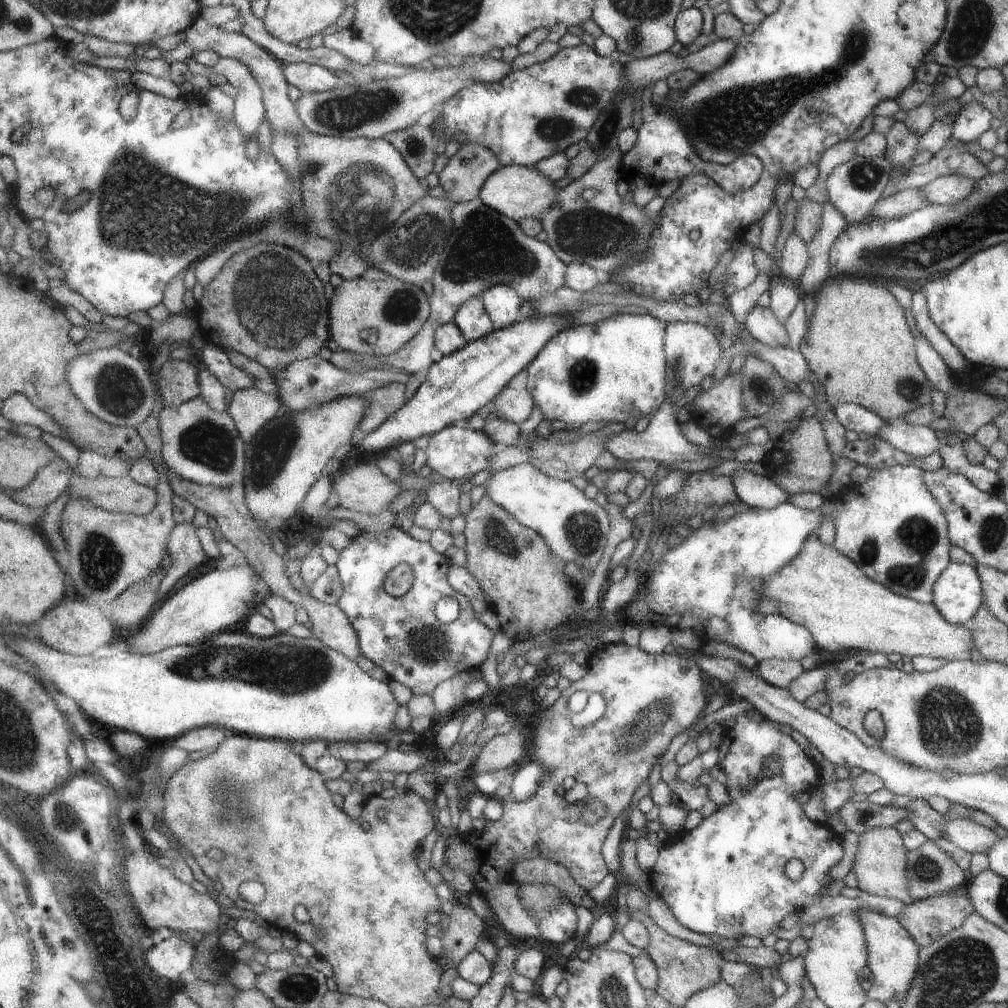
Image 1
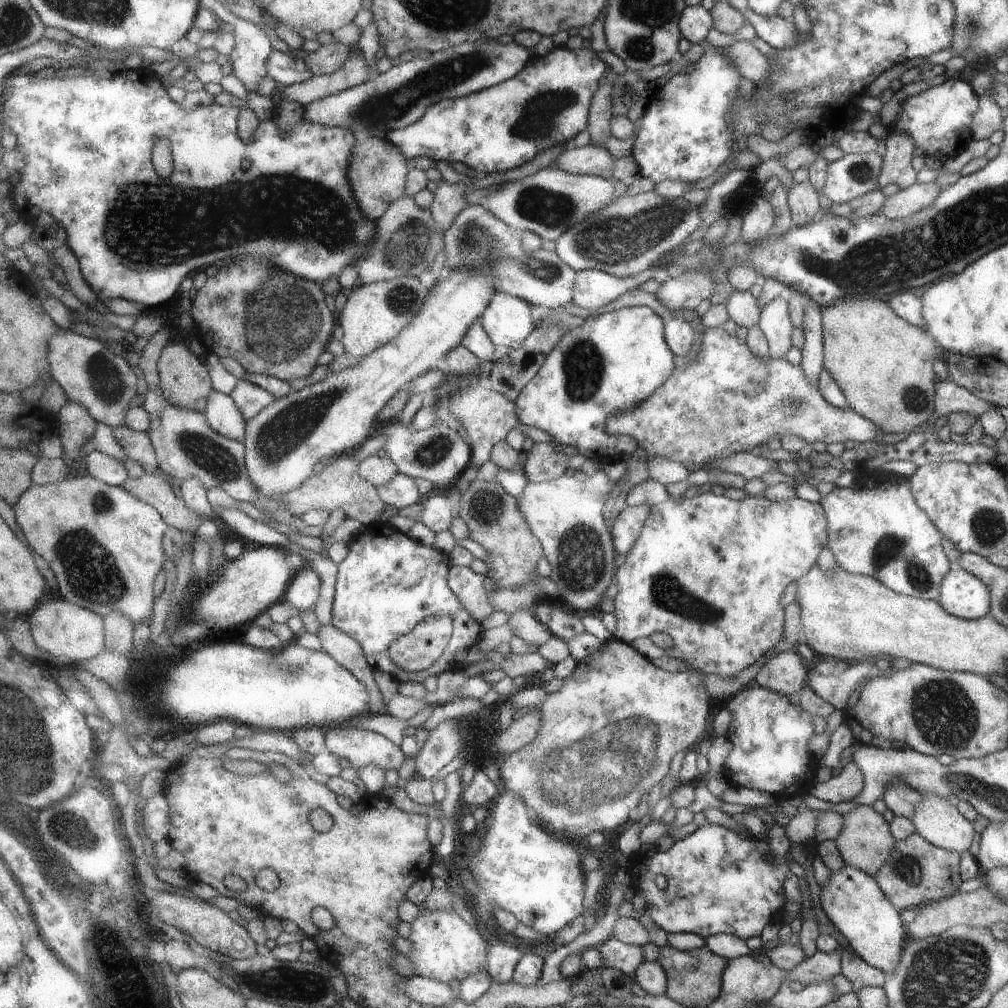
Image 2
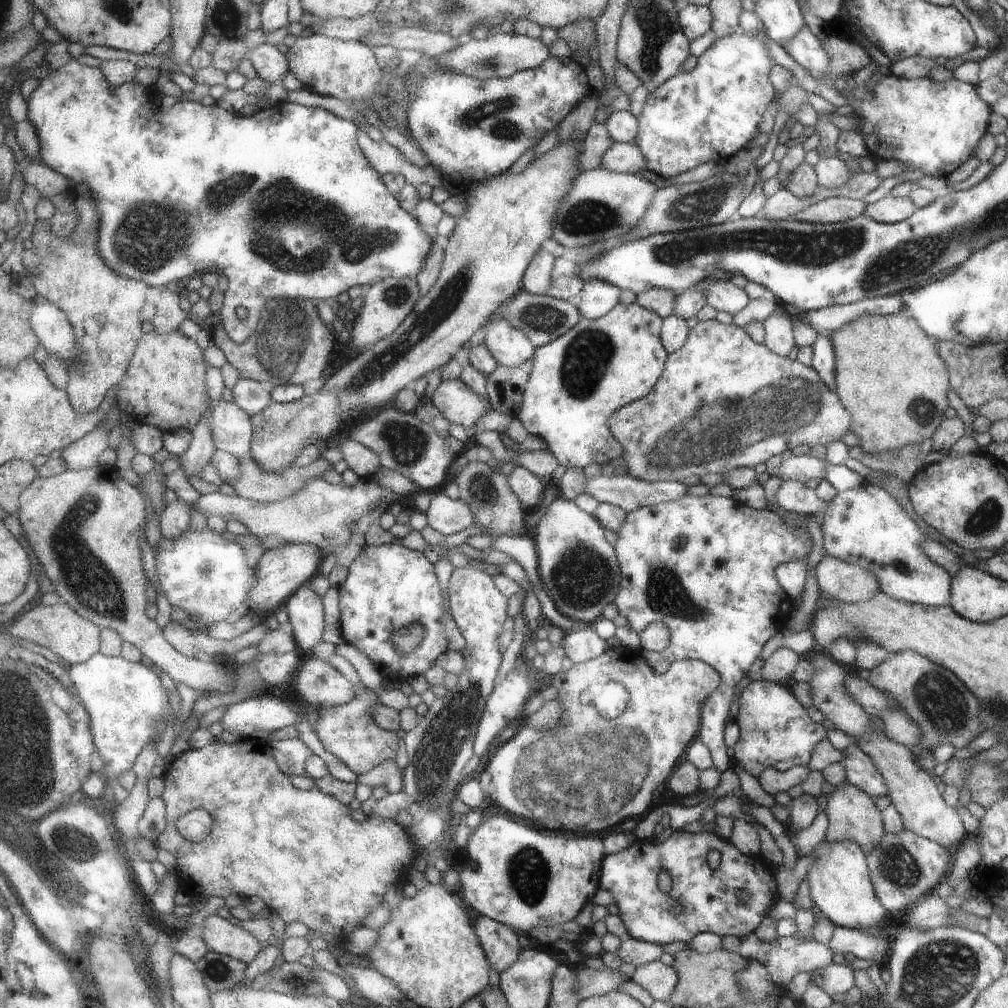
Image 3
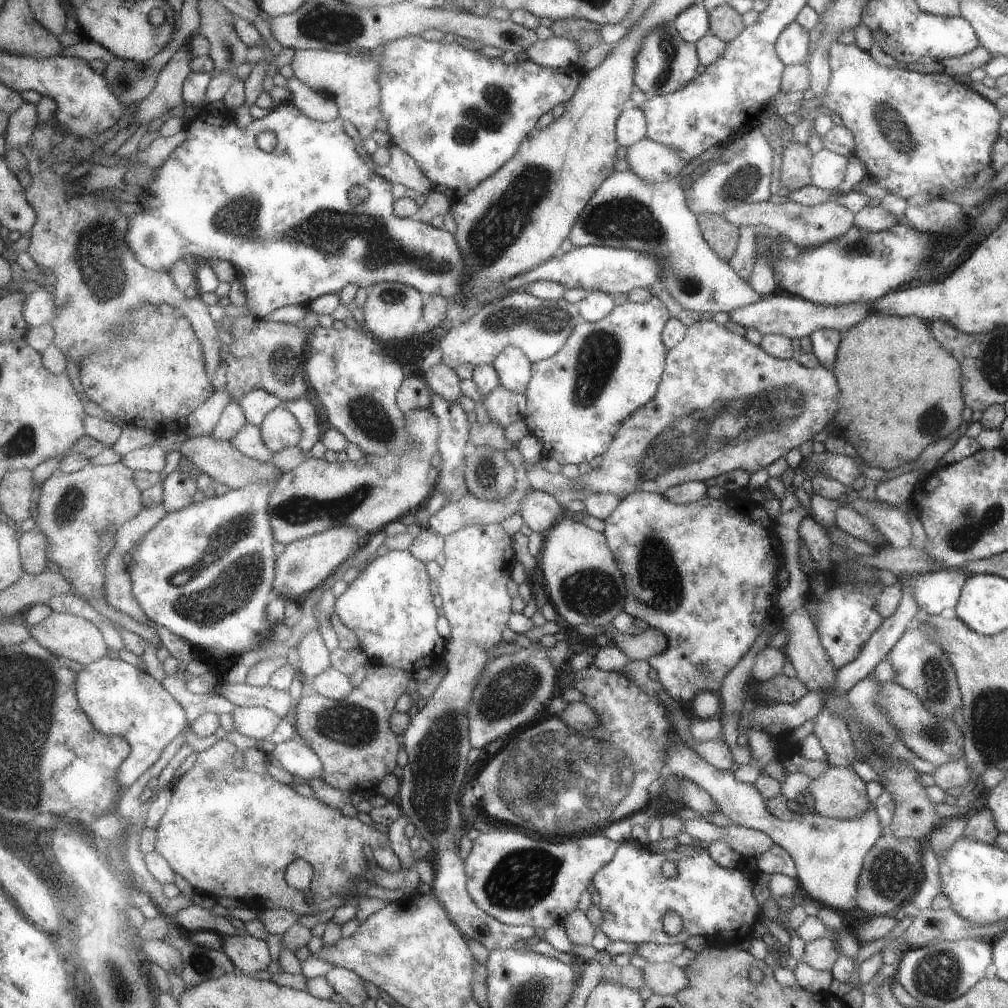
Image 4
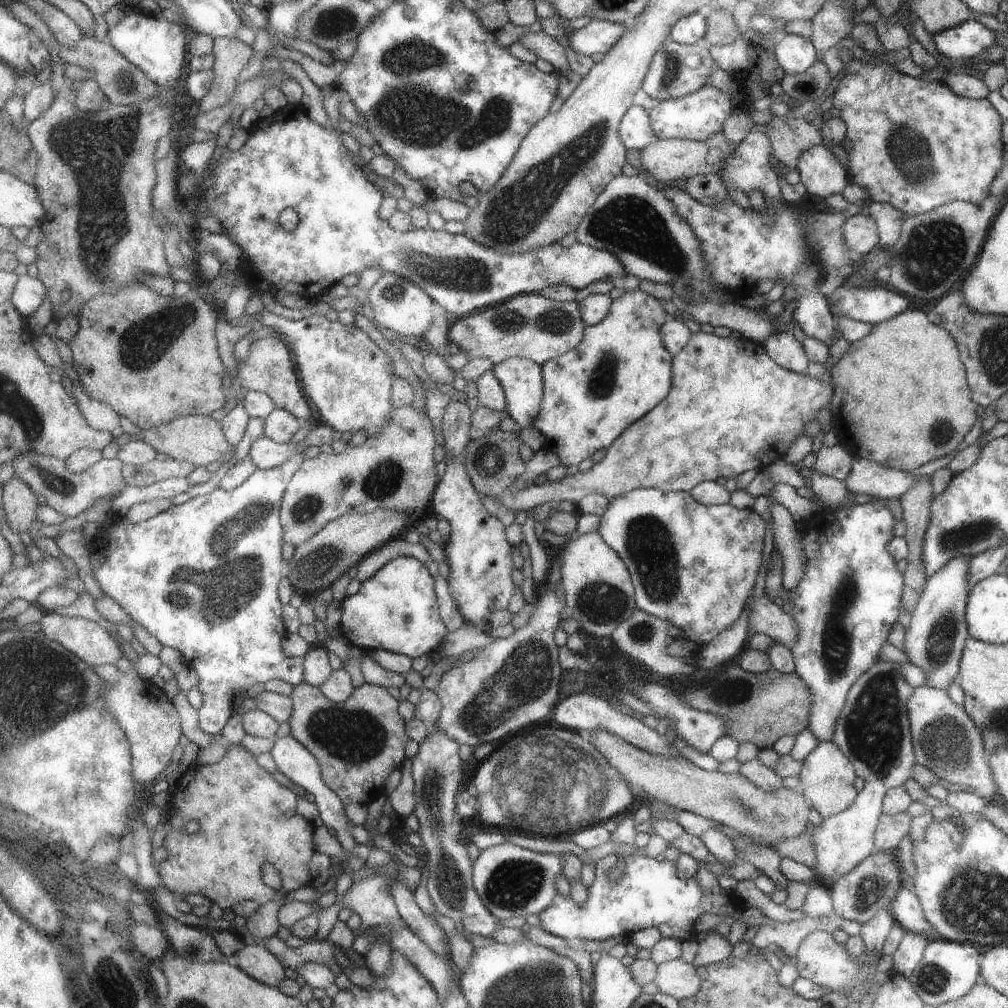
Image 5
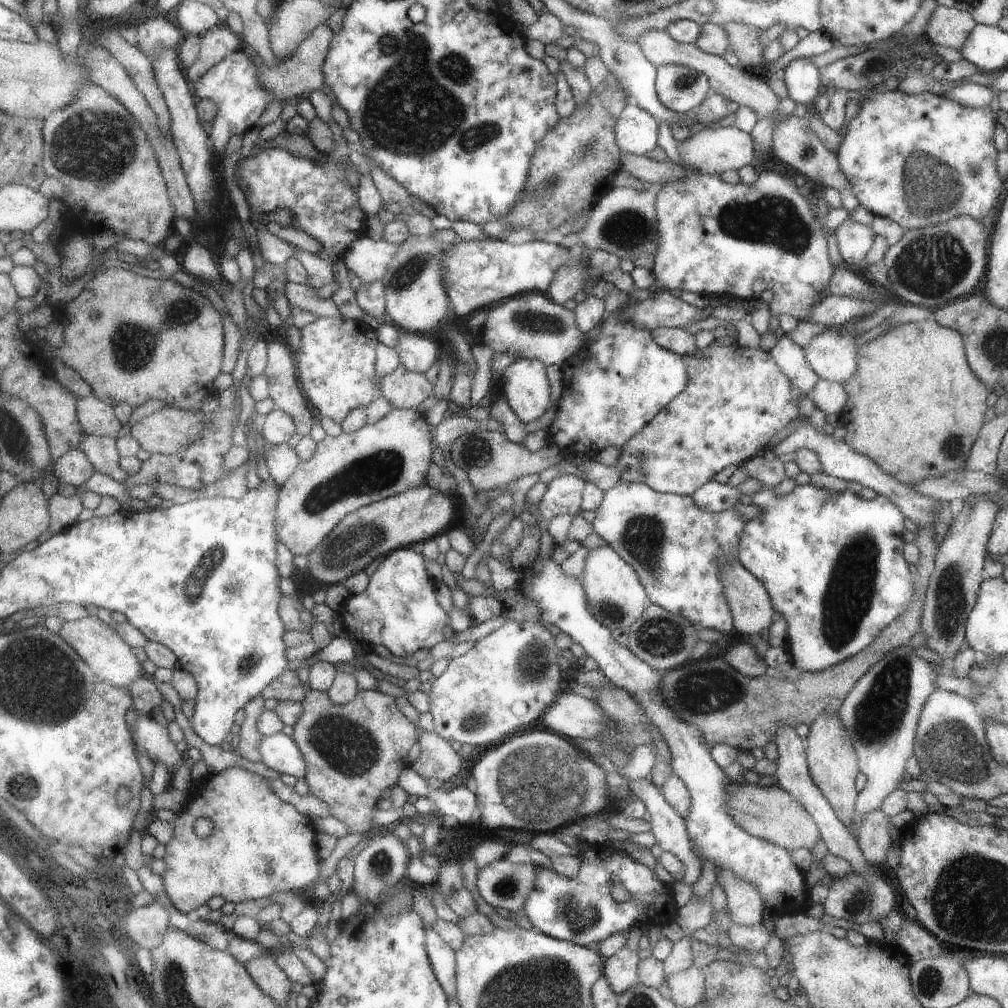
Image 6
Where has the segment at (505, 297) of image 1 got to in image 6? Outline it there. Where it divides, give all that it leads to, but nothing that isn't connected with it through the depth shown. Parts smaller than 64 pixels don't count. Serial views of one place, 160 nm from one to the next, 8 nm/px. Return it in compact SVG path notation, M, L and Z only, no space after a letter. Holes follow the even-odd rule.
M539 359L513 361L502 374L500 389L524 423L541 418L551 402L547 365Z

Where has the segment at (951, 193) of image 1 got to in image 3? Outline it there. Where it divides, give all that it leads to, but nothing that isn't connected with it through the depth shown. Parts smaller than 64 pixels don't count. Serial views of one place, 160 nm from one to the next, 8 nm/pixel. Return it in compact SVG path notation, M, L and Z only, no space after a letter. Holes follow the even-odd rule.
M887 195L873 204L866 205L862 215L873 222L893 224L908 218L915 210L913 202L909 202L908 198L893 198Z

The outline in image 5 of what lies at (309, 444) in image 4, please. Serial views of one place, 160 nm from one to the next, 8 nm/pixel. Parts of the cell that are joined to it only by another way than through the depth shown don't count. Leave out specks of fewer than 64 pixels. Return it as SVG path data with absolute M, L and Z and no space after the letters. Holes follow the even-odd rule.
M303 447L292 459L275 468L269 470L256 469L246 481L243 481L232 491L226 491L217 487L206 495L199 495L180 505L173 505L168 511L162 512L151 520L139 524L127 522L122 516L115 518L115 520L112 518L109 522L105 522L105 526L100 528L99 536L97 535L97 550L101 549L108 552L108 556L102 564L93 566L93 569L90 567L97 584L99 584L99 588L107 592L111 598L117 600L121 606L124 606L125 610L141 626L144 626L153 636L156 636L163 646L169 646L178 650L185 658L186 666L197 672L199 680L196 687L201 690L204 696L203 704L197 710L198 728L210 736L223 731L229 719L232 718L235 710L235 692L249 690L251 686L265 684L271 679L286 680L294 687L304 682L304 657L292 657L285 654L283 650L283 639L288 632L284 623L284 605L279 600L279 582L288 573L286 563L283 560L284 527L280 519L282 499L291 479L307 460L307 449L307 447ZM111 522L115 522L117 527L108 529L107 527ZM102 543L107 548L103 548Z

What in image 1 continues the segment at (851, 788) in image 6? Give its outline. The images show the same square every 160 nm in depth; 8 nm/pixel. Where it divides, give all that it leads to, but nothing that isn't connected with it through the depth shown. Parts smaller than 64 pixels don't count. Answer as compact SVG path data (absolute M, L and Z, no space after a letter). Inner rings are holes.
M875 826L858 834L851 870L857 877L857 889L869 895L900 900L905 905L911 903L907 896L905 880L905 848L901 844L899 832L891 826Z

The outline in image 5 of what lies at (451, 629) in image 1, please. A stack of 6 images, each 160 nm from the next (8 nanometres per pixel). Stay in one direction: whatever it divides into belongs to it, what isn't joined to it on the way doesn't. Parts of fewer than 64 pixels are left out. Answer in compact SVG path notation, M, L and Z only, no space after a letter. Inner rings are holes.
M400 556L388 562L354 595L342 603L340 633L350 646L357 645L368 653L383 649L411 658L434 654L448 635L445 621L439 614L435 579L429 568L415 557Z

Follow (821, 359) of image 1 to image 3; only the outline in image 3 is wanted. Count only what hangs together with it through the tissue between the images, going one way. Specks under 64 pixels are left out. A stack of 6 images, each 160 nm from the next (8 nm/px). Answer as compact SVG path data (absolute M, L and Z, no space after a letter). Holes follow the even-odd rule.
M900 311L899 314L891 314L891 316L873 316L865 314L865 316L857 316L849 322L845 322L841 328L833 330L828 334L829 340L831 340L831 346L833 346L833 359L834 359L834 392L837 399L845 412L851 414L851 422L849 422L849 432L854 434L857 439L857 447L860 448L867 455L878 457L879 454L895 454L897 450L901 448L907 448L907 446L920 446L924 440L927 440L933 436L937 426L943 422L945 416L944 411L949 407L947 393L949 391L949 384L947 378L947 364L937 356L935 352L935 340L925 336L921 332L921 328L915 324L911 318L903 316L904 312Z

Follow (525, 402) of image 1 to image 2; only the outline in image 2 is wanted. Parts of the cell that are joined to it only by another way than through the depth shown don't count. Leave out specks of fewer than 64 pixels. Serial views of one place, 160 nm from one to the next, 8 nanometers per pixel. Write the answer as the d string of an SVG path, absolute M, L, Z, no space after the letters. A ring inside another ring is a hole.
M480 379L447 396L447 401L449 412L467 431L467 442L472 447L472 463L478 467L491 459L493 448L503 442L507 434L520 423L515 402L511 402L505 394L489 389Z

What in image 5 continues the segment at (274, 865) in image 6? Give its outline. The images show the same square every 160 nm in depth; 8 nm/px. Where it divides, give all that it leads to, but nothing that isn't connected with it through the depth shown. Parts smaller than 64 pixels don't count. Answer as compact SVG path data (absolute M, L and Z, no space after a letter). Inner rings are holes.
M242 744L230 745L217 763L191 766L179 776L178 785L172 790L173 801L166 810L172 826L162 842L167 858L158 865L162 885L174 892L178 900L186 894L202 894L224 909L243 900L253 900L260 906L269 901L282 902L285 894L313 885L315 878L309 872L309 862L318 852L314 843L317 828L295 812L300 796L290 785L279 784L273 773L257 764L255 757ZM193 820L201 824L201 830L197 834L187 834L185 826ZM267 862L275 864L279 870L281 886L278 891L263 882L263 864Z

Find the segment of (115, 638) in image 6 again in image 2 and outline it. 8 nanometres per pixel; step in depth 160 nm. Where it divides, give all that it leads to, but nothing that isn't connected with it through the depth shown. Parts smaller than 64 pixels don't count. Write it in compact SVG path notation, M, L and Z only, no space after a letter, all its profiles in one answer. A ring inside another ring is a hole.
M51 600L45 602L41 608L33 610L33 614L29 616L31 616L30 628L33 628L32 636L42 652L63 656L66 660L84 660L93 658L105 650L104 617L91 610L81 608L67 600Z

